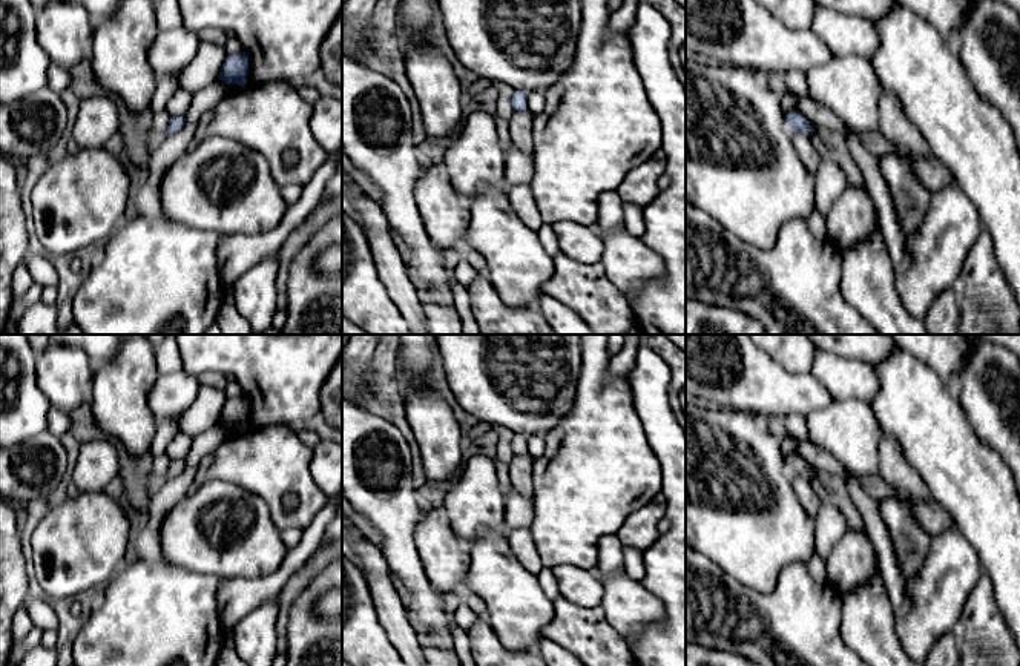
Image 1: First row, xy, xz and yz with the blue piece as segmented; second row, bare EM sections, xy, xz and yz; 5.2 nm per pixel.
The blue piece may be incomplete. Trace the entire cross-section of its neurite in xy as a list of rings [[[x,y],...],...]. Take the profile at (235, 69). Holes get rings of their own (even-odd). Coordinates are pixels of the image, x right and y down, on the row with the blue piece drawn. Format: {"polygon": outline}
{"polygon": [[[245,52],[227,55],[221,72],[218,75],[219,80],[227,84],[245,84],[248,77],[248,58]]]}

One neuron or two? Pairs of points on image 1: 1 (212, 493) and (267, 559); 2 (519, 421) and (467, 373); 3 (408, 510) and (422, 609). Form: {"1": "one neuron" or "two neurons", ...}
{"1": "one neuron", "2": "one neuron", "3": "one neuron"}

